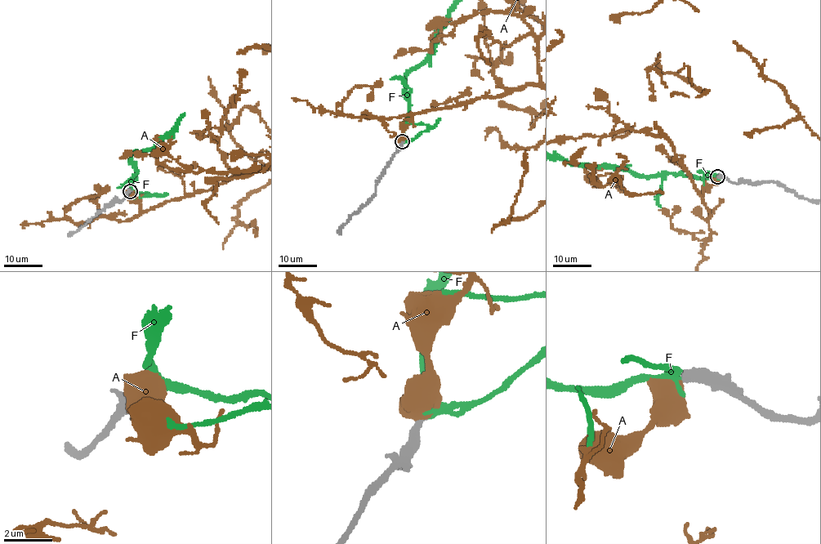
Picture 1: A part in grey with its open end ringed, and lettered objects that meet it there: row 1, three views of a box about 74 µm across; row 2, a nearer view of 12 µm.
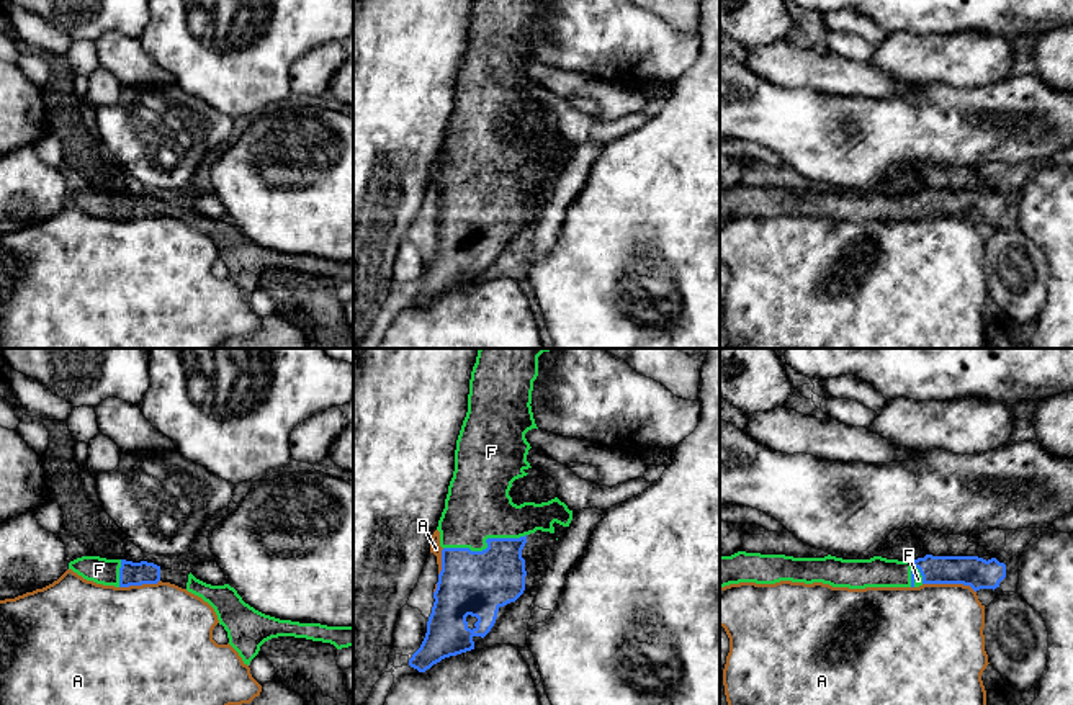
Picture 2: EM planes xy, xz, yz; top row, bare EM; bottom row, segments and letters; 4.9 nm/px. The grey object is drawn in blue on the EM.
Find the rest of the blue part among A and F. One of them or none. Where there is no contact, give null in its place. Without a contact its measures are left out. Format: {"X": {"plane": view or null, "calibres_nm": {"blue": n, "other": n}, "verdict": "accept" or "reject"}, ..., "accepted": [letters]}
{"A": {"plane": "yz", "calibres_nm": {"blue": 150, "other": 460}, "verdict": "reject"}, "F": {"plane": "xz", "calibres_nm": {"blue": 320, "other": 320}, "verdict": "accept"}, "accepted": ["F"]}

